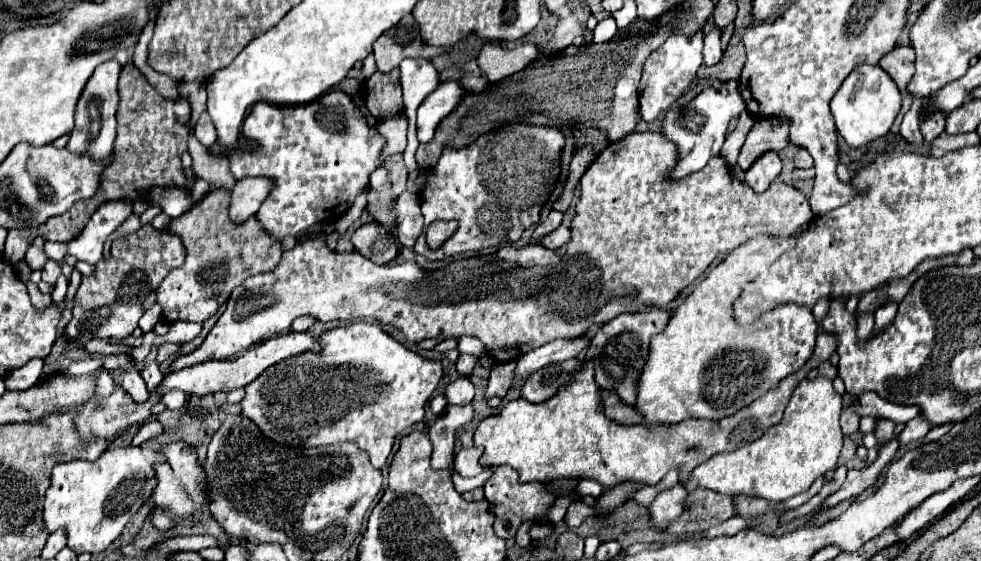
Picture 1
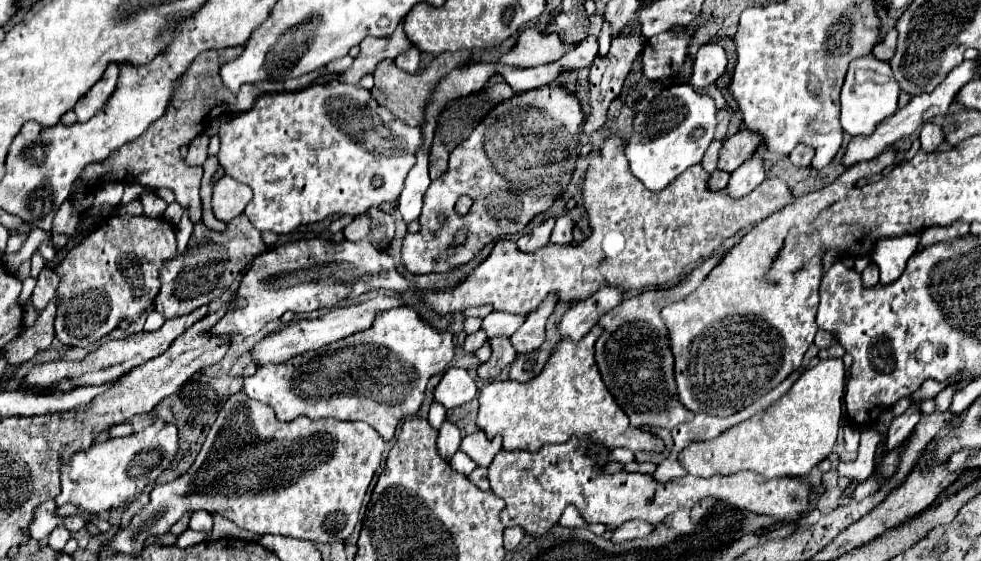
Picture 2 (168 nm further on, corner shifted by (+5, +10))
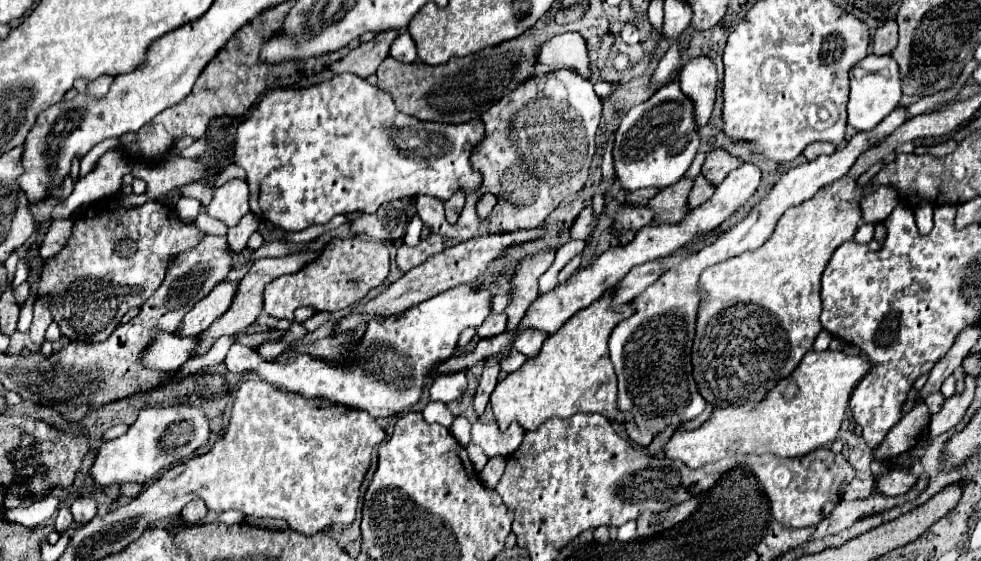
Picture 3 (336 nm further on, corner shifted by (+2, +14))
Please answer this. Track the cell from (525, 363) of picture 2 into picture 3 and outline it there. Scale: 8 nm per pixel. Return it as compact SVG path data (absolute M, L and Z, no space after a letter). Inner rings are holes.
M512 348L510 356L506 356L506 358L502 360L502 370L504 370L504 372L514 372L514 370L518 370L526 360L528 360L528 358L526 358L522 352L518 352L518 350Z

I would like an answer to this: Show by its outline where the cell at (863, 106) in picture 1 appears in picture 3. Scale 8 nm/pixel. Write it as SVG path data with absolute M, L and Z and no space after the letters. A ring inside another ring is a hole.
M868 54L850 70L850 102L848 102L848 124L856 130L872 130L882 122L900 102L900 72L892 56Z

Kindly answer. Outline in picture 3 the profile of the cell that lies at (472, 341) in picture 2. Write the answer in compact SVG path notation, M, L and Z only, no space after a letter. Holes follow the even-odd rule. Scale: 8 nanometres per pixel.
M490 314L488 320L484 320L484 324L476 330L476 334L480 338L490 338L490 336L498 336L504 332L504 324L506 324L506 316L504 314Z

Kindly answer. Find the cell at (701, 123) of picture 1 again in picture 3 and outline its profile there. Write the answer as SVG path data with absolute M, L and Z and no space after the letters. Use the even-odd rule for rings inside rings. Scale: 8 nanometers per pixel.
M678 80L664 84L652 98L634 106L616 130L614 168L622 190L666 188L676 184L690 168L700 148L700 130L696 126L692 100L680 90Z

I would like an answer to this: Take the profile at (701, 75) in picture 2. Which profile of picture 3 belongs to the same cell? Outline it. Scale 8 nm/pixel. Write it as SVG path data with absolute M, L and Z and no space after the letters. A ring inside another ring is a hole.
M698 56L682 68L678 80L682 92L694 102L696 120L702 128L710 120L710 112L716 100L716 66L708 56Z

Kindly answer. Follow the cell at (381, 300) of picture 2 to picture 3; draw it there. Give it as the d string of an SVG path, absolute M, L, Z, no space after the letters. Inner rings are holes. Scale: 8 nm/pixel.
M540 226L536 230L520 230L520 232L514 232L514 234L488 234L488 236L478 236L478 238L472 238L468 242L450 246L444 252L440 252L436 256L430 256L424 264L408 270L400 280L396 280L394 284L390 284L382 294L378 294L376 298L372 298L366 304L358 306L356 312L384 316L384 318L398 316L404 310L408 310L408 308L412 308L412 306L428 300L428 298L434 298L434 296L438 296L438 294L442 294L442 292L446 292L450 288L456 288L460 284L472 284L478 278L478 274L482 274L494 258L500 258L502 256L500 252L502 252L504 246L520 244L520 242L538 238L542 234L544 234L544 230Z

